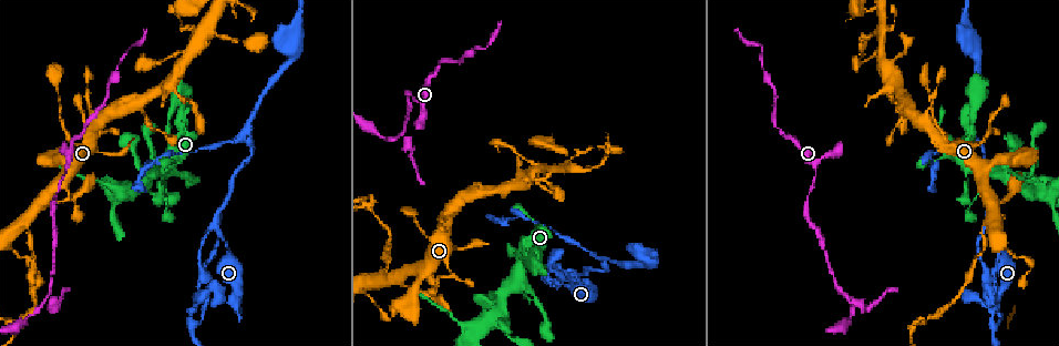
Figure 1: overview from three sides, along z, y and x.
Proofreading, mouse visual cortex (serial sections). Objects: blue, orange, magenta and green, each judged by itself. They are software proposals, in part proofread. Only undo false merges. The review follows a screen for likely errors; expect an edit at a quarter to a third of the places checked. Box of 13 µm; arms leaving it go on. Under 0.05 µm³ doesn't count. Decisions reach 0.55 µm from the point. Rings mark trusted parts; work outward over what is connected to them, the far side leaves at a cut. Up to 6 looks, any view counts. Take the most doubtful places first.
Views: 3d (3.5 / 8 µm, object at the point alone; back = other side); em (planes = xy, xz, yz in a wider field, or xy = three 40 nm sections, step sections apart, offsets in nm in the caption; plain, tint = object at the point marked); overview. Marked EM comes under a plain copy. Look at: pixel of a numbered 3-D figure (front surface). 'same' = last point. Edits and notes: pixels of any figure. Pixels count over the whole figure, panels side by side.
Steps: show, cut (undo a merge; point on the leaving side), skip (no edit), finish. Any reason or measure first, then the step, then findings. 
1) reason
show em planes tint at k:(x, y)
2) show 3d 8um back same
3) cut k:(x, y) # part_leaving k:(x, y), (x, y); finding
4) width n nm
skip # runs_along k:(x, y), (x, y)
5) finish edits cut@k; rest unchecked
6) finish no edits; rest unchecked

branch point
show 3d 3.5um at 1:(400, 133)

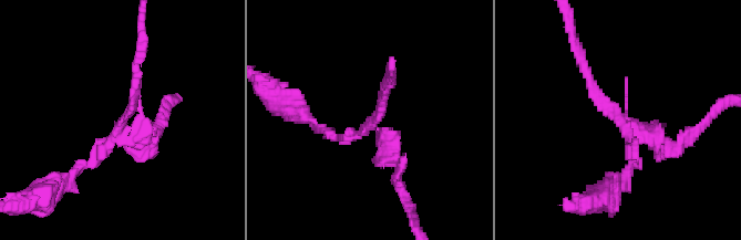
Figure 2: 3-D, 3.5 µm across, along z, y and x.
cut 2:(398, 162) # part_leaving 2:(379, 132), (399, 166), (409, 214); a second cell is stuck on

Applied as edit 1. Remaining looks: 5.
redraw
show overview

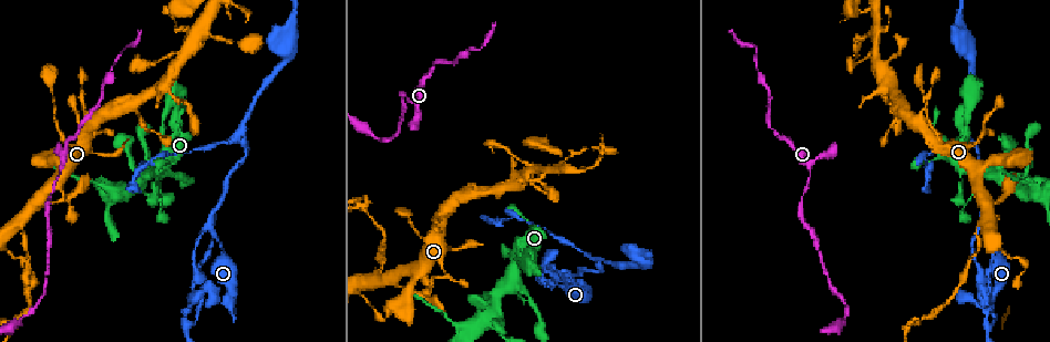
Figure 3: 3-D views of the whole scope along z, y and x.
abrupt turn
show 3d 3.5um at 3:(224, 300)

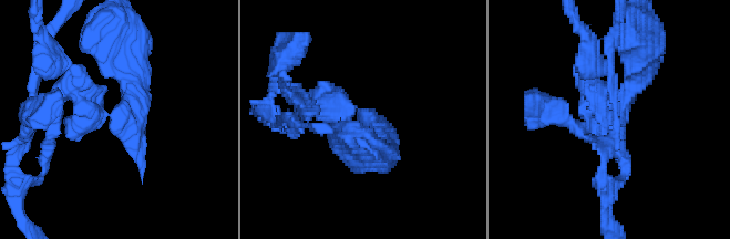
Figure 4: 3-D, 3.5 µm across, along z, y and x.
show em xy step 1 tint at 4:(107, 115)

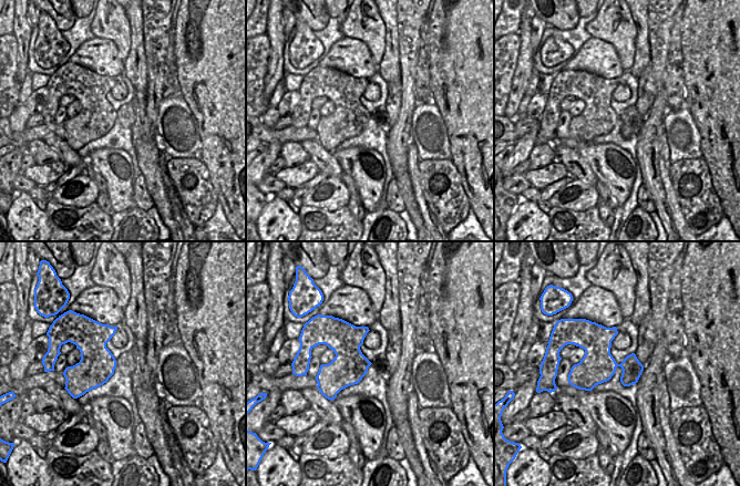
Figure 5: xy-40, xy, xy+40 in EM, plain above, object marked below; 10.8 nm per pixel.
skip # runs_along 4:(373, 149), (357, 110), (306, 110); continuous, no second cell

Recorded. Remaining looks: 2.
a narrow waist
show 3d 3.5um at 3:(599, 262)

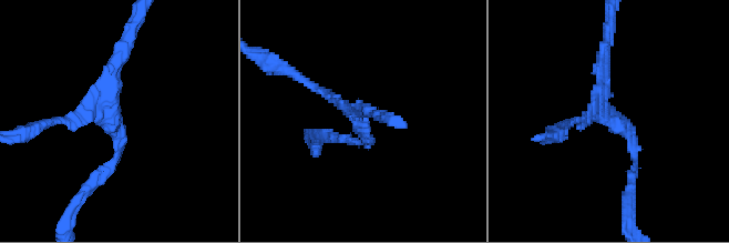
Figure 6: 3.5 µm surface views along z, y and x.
arms 3; arm_widths 100, 100, 200 nm; now the EM
show em xy step 1 tint at 6:(611, 118)

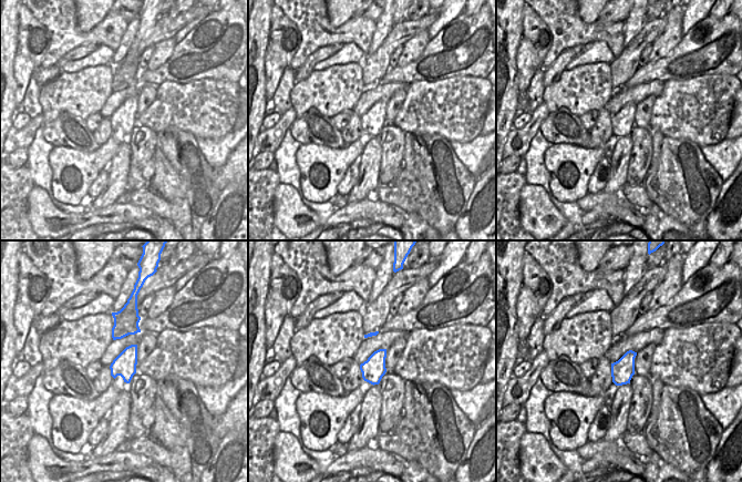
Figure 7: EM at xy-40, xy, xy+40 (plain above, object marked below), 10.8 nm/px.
skip # runs_along 6:(632, 176), (635, 142), (603, 101), (603, 47); continuous, no second cell

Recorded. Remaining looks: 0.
finish edits cut@2; rest unchecked

